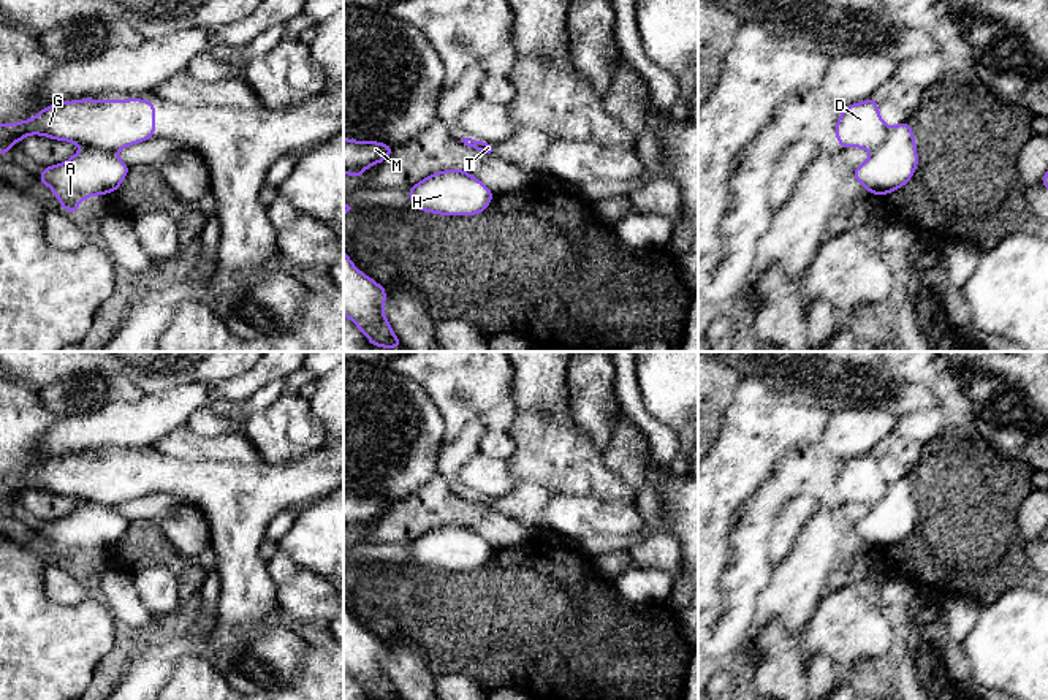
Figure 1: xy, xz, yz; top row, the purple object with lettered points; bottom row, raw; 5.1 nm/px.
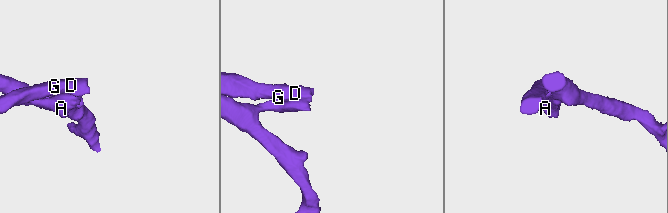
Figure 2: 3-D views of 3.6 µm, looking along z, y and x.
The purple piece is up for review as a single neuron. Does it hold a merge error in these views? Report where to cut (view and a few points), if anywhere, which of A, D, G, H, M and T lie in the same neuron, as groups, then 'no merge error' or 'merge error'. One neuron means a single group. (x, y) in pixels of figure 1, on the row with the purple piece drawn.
xy (83, 144), (114, 152) | A H / D G M T | merge error

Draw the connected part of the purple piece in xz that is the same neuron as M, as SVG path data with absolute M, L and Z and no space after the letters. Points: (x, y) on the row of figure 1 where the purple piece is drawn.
M344 138L344 174L350 174L355 179L361 177L369 166L380 165L394 149L396 147L380 141L355 141Z

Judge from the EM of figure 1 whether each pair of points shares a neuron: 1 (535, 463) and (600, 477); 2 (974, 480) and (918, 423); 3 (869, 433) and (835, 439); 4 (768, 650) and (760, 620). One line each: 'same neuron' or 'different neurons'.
1: same neuron
2: different neurons
3: same neuron
4: different neurons

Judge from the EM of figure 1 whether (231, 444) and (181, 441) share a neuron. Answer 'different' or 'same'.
same

